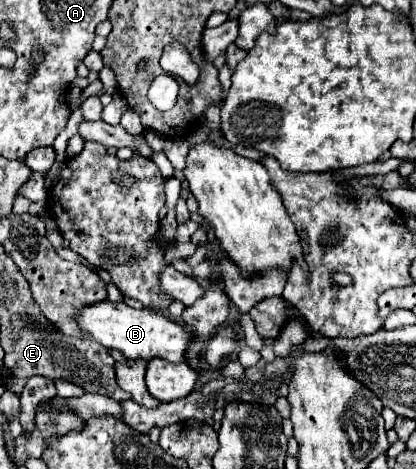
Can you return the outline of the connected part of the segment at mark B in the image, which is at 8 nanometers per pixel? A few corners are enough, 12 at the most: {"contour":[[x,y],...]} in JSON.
{"contour":[[124,302],[76,312],[80,332],[130,360],[184,362],[190,332]]}

